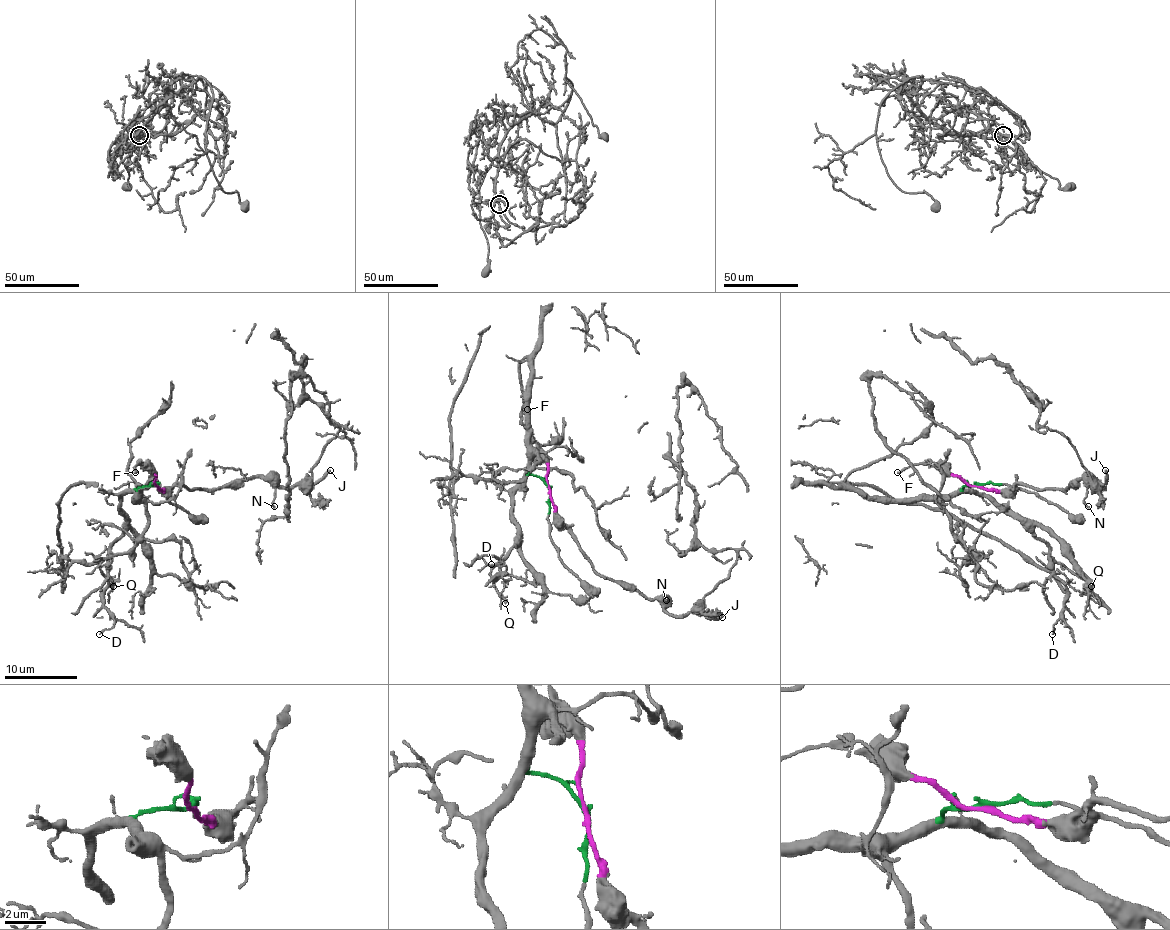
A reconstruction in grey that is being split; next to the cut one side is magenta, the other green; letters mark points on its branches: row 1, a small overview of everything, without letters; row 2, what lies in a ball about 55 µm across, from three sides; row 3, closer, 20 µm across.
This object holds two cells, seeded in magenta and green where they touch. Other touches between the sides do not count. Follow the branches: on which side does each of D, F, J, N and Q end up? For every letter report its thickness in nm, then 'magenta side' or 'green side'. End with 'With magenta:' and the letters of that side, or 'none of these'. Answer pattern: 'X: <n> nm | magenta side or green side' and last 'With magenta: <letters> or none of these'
D: 110 nm | green side
F: 130 nm | magenta side
J: 240 nm | magenta side
N: 150 nm | magenta side
Q: 240 nm | green side
With magenta: F, J, N

